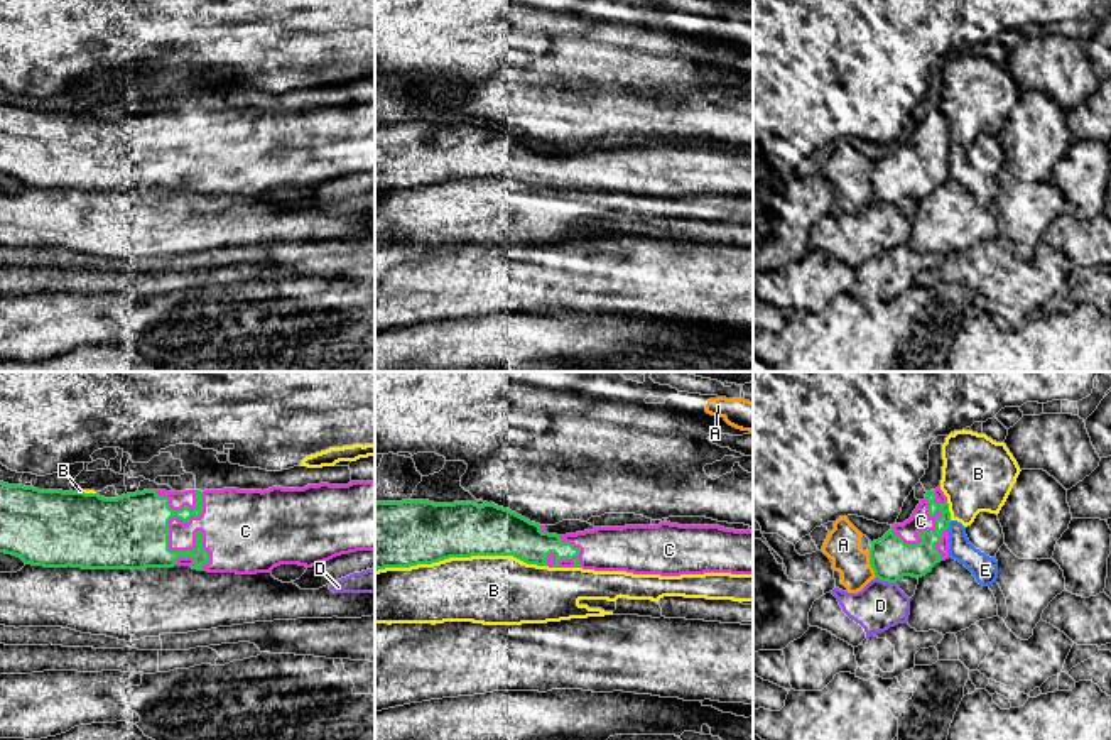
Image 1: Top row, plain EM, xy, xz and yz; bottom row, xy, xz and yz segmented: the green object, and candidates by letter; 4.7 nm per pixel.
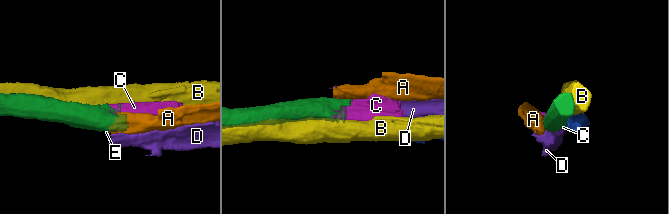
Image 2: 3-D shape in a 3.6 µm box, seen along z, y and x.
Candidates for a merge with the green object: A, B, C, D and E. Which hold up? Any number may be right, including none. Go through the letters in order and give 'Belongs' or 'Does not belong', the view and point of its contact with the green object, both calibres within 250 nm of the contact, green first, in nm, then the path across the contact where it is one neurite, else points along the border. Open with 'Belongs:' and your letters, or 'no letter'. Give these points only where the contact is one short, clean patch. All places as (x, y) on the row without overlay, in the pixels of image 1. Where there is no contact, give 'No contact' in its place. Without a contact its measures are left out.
Belongs: C
A: Does not belong. Touches green at yz (873, 191). Thickness 190 nm (green) against 170 nm. Boundary: yz (868, 184), (877, 198)
B: Does not belong. Touches green at xz (460, 178). Thickness 300 nm (green) against 340 nm
C: Belongs. Touches green at xy (169, 171). Thickness 360 nm (green) against 180 nm
D: Does not belong. Touches green at yz (887, 201). Thickness 190 nm (green) against 220 nm. Boundary: yz (877, 198), (895, 205)
E: Does not belong. Touches green at yz (948, 147). Thickness 160 nm (green) against 120 nm

